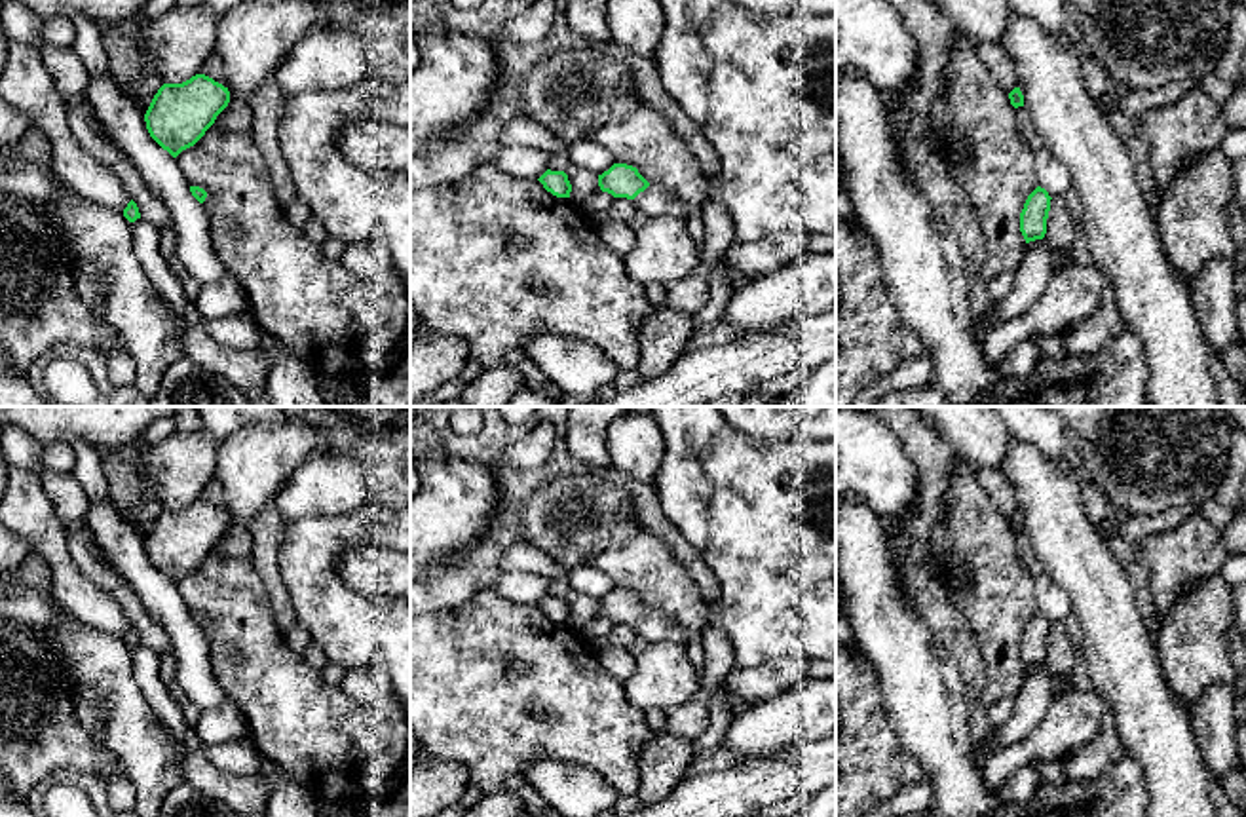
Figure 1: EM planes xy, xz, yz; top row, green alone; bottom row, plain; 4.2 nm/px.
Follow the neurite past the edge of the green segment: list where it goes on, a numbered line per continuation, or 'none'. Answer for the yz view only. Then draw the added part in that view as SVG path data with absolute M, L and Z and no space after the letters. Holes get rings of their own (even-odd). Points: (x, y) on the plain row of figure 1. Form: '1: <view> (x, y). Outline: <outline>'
none

